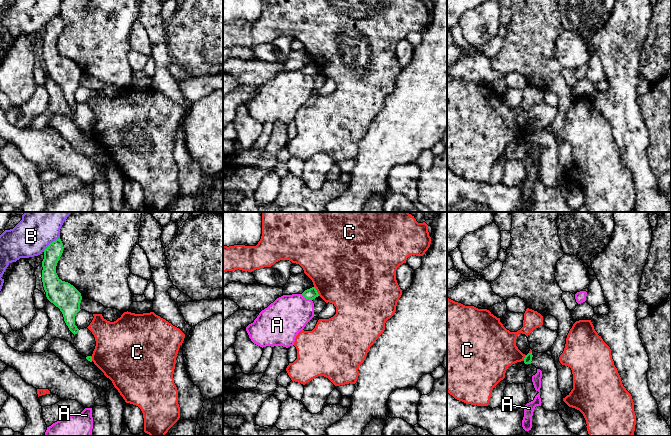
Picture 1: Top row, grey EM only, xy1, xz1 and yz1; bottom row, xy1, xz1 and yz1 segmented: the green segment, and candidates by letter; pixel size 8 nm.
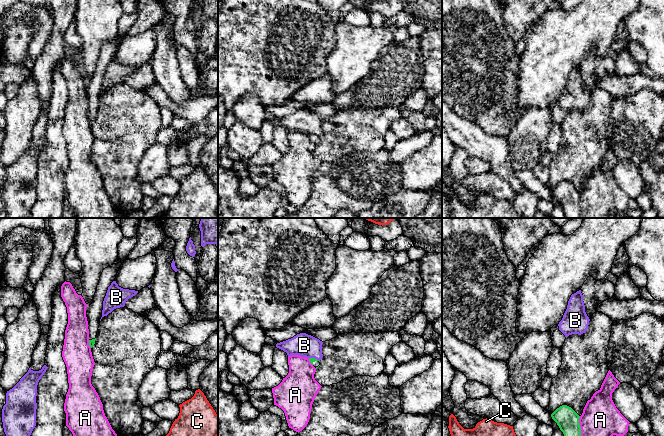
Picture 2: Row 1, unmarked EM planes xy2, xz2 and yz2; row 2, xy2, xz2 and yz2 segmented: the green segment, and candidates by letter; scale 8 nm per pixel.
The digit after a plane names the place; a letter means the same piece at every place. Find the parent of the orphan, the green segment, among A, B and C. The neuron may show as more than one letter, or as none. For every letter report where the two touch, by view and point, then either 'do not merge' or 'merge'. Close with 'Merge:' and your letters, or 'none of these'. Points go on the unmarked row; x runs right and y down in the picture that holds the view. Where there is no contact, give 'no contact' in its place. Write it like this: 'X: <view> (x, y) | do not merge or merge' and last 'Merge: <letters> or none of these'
A: xz1 (306, 74) | do not merge
B: xy1 (50, 19) | do not merge
C: xz1 (316, 67) | do not merge
Merge: none of these

